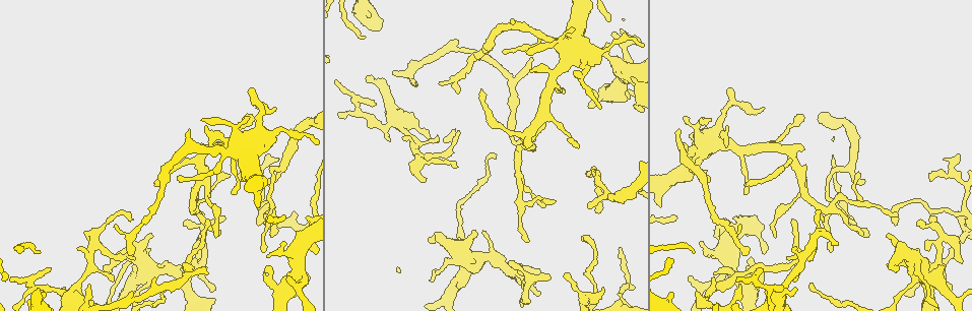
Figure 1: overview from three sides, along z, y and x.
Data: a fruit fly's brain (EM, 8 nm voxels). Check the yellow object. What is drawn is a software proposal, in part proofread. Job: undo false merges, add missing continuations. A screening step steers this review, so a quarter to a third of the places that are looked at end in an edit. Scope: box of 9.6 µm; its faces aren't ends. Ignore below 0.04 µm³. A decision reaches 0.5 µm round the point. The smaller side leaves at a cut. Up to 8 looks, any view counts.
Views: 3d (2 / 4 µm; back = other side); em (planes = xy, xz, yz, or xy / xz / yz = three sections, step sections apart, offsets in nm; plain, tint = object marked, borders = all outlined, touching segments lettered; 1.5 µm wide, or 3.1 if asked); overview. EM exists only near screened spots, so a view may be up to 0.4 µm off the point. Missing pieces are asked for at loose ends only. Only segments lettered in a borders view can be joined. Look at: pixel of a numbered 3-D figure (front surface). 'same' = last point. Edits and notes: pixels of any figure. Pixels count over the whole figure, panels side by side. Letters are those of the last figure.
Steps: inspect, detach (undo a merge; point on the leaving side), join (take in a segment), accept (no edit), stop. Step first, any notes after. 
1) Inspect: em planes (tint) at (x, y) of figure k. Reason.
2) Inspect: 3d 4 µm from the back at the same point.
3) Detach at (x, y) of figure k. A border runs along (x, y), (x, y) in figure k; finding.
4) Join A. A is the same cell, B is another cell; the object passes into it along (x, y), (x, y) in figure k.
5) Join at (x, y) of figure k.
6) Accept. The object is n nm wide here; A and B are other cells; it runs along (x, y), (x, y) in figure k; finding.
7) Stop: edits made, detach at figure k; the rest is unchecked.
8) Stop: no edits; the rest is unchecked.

Inspect: em planes (borders) at (803, 117) of figure 1. Thin end.

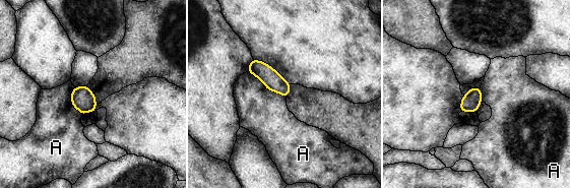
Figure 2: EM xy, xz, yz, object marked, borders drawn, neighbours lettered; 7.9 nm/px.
Accept. A is another cell; a border runs along (248, 70), (268, 89), (286, 98) in figure 2; none of them fits.

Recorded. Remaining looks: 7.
Inspect: 3d 2 µm at (215, 290) of figure 1. Free end.

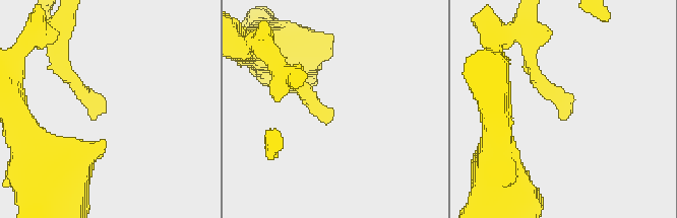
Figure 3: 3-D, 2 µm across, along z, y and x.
Inspect: em xy step 4 (tint) at (100, 110) of figure 3.

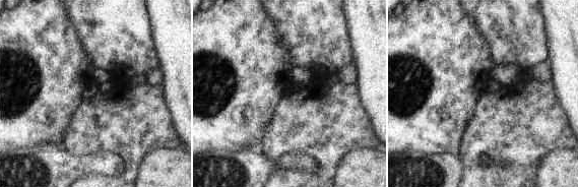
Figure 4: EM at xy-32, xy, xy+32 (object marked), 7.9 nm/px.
Inspect: em planes (borders) at the same point.

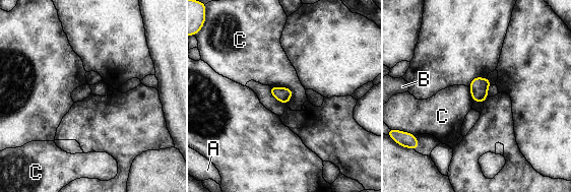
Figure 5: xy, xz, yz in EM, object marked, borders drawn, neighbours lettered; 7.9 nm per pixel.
Accept. The object is 120 nm wide here; the longest contact is with C, 200 nm; A, B and C are other cells; no lettered segment goes on from it.

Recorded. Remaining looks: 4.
Inspect: em xz step 4 (tint) at (288, 275) of figure 1.

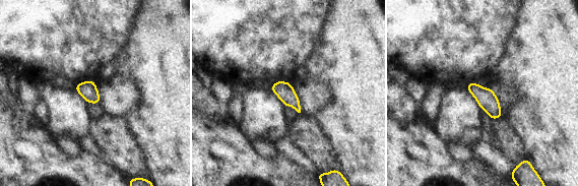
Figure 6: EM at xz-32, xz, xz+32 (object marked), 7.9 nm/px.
Inspect: em xz step 4 (borders) at the same point. What lies round it.

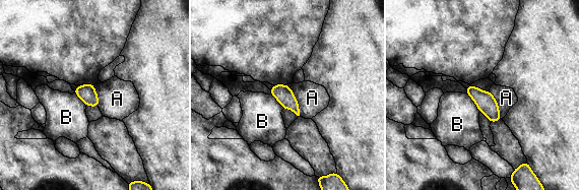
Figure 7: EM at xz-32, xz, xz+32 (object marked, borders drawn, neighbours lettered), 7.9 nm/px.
Accept. The object is 140 nm wide here; A and B are other cells; no lettered segment goes on from it.

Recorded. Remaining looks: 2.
Stop: no edits; the rest is unchecked.

